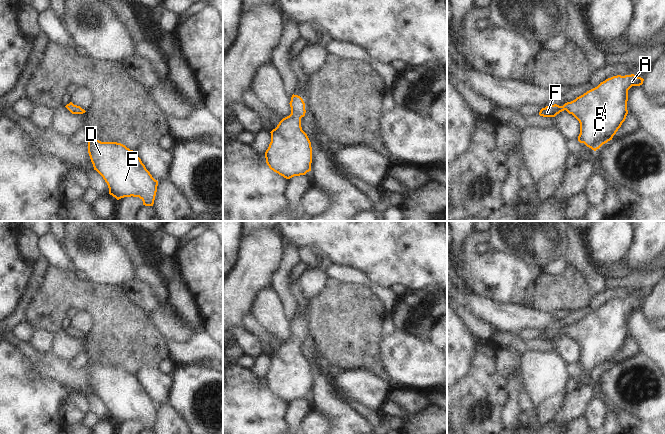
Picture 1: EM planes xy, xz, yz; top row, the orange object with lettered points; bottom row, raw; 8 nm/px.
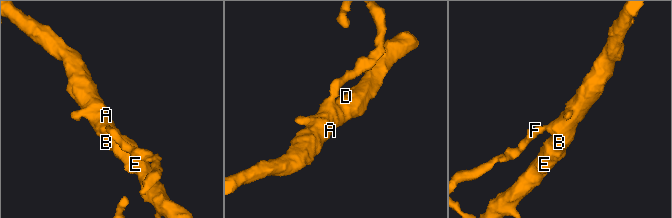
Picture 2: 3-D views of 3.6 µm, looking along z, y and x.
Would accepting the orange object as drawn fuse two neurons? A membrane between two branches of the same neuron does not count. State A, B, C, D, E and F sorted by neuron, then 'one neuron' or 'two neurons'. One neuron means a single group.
groups A B C D E F; one neuron

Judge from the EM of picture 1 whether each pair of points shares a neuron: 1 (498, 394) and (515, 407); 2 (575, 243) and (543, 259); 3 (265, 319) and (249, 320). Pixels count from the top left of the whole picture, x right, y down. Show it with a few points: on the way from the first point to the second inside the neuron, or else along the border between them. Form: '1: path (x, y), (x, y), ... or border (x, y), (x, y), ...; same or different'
1: border (507, 378), (507, 400), (502, 409), (501, 423); different
2: border (567, 231), (567, 253), (565, 255); different
3: border (249, 312), (271, 336); different

